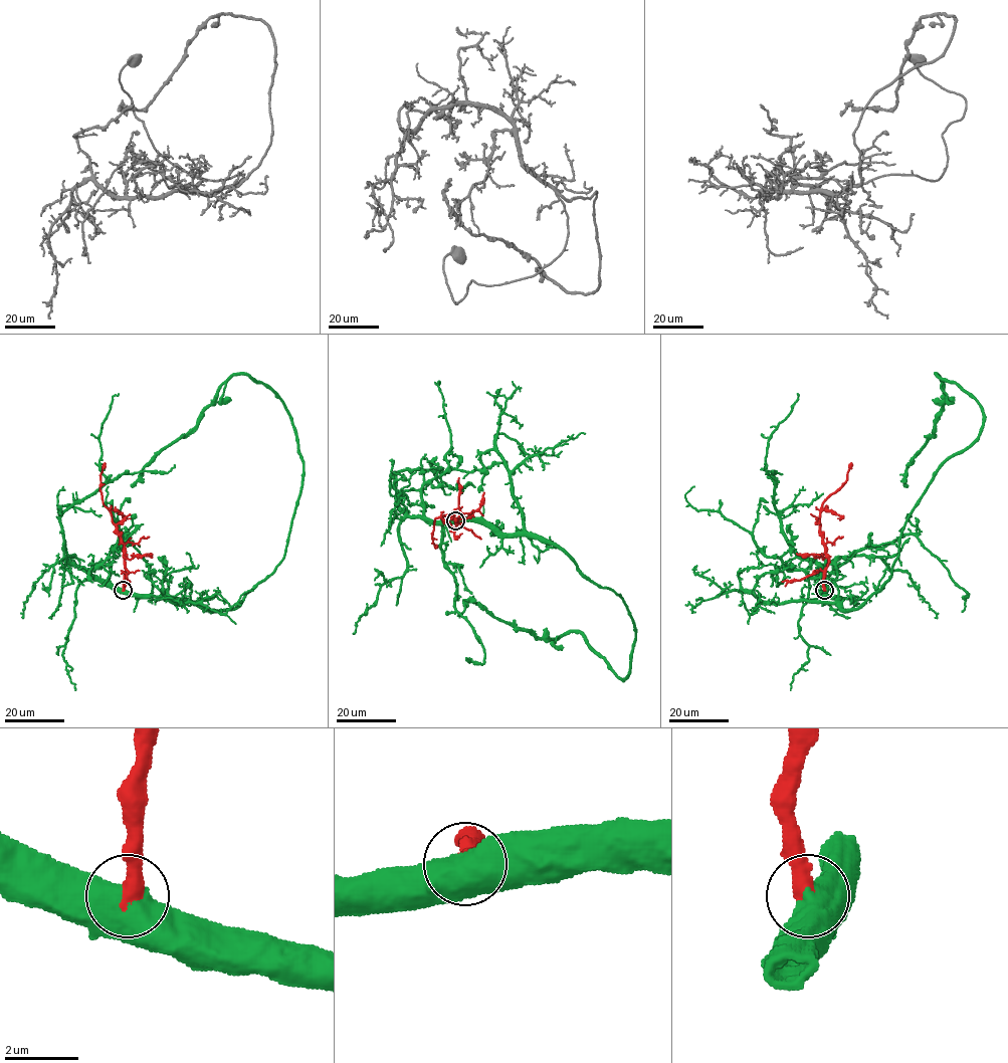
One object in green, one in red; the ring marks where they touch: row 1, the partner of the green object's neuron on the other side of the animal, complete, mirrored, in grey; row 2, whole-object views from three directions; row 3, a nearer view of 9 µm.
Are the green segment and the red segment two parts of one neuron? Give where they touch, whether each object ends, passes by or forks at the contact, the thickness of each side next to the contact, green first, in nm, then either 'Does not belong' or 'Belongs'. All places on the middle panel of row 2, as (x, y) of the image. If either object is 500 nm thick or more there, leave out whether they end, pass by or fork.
Place: (455, 520). Thickness 850 nm (green) against 550 nm. Belongs

